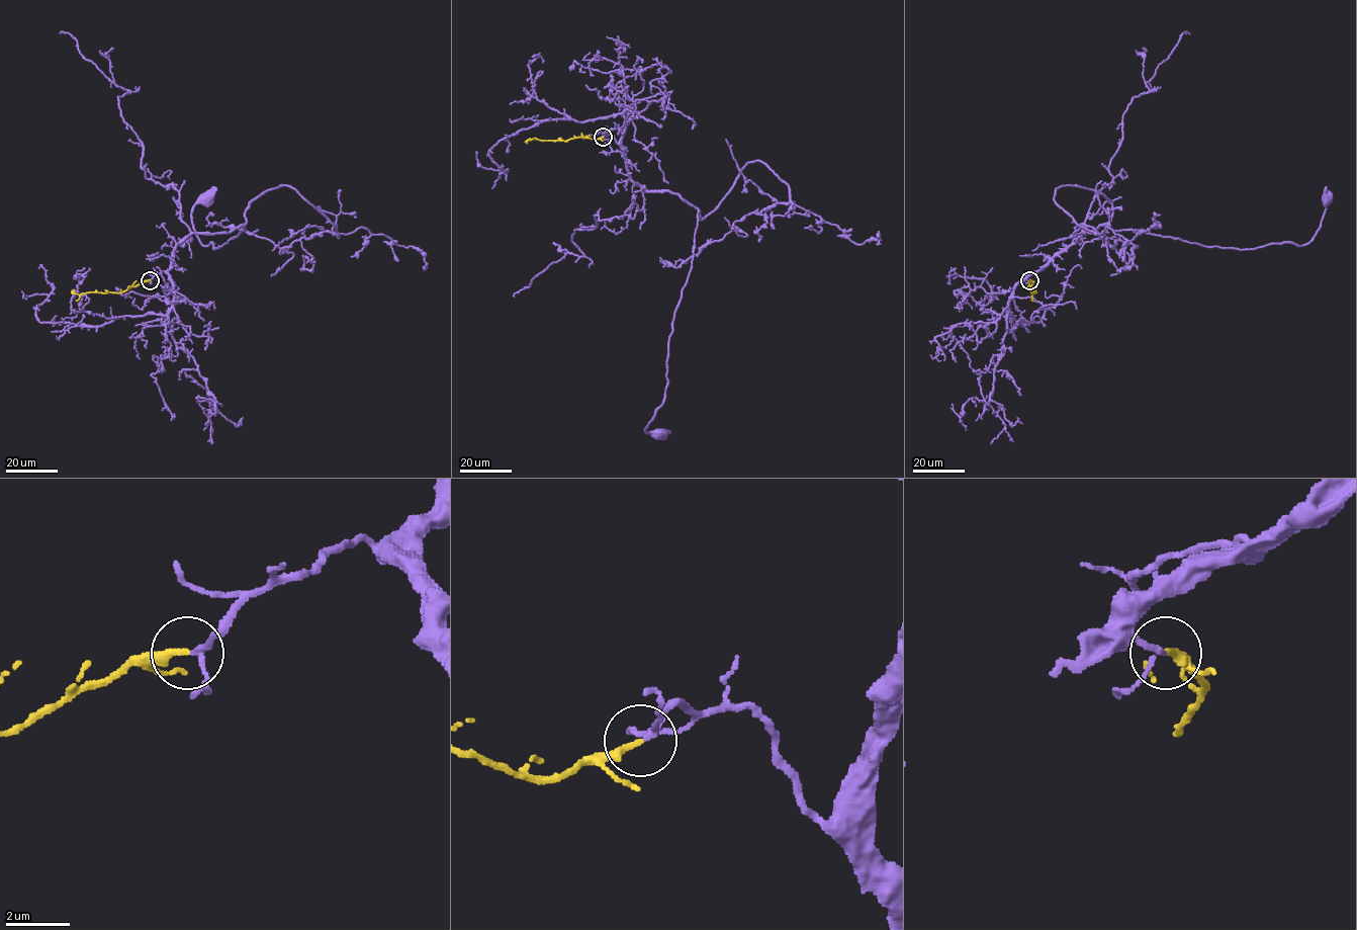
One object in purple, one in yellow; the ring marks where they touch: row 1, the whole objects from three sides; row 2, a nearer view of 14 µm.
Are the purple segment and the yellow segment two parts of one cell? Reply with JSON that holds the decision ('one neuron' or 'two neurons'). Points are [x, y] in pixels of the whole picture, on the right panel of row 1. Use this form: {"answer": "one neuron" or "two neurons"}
{"answer": "one neuron"}

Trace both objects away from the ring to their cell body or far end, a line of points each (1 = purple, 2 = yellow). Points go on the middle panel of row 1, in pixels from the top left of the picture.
1: (604, 137), (614, 137), (634, 182), (698, 209), (665, 399), (645, 429), (659, 433)
2: (603, 137), (594, 140), (577, 137), (566, 141), (535, 139), (525, 141)

